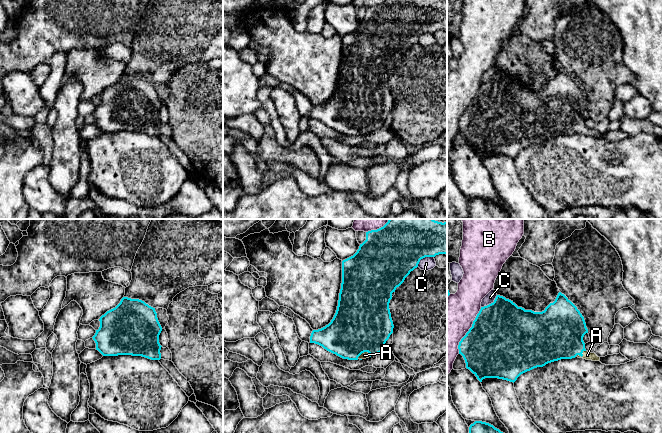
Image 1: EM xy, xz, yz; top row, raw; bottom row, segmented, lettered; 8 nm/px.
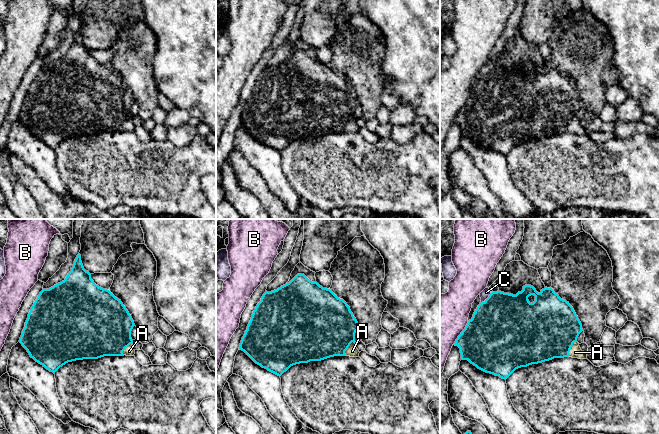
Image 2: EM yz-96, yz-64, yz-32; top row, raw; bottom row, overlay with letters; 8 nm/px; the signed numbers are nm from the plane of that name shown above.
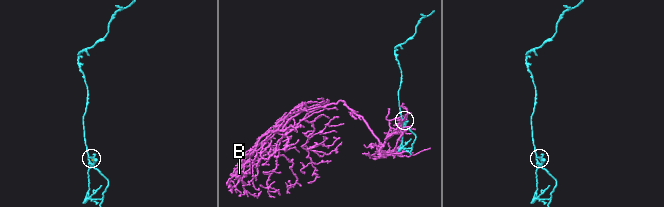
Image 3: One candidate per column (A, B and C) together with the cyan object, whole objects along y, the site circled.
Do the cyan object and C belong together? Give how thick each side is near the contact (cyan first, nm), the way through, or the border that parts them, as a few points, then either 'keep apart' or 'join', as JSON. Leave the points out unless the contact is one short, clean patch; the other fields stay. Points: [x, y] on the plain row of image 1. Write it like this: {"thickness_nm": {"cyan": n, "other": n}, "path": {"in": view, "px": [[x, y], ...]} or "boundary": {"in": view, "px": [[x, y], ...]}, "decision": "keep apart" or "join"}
{"thickness_nm": {"cyan": 440, "other": 110}, "decision": "join"}

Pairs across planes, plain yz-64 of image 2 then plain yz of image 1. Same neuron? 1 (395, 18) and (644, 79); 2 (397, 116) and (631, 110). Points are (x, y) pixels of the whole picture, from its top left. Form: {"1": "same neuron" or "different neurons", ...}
{"1": "same neuron", "2": "same neuron"}

